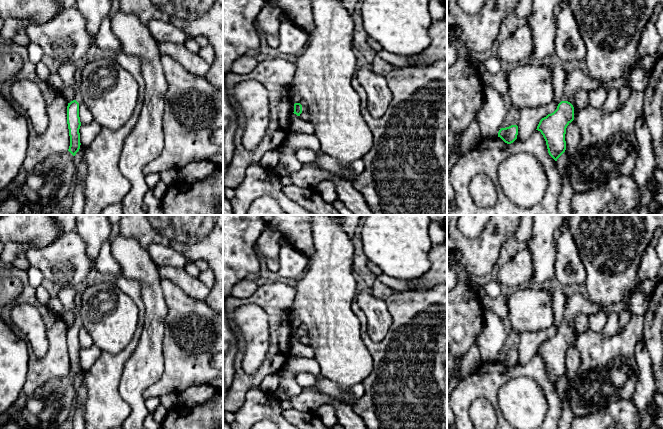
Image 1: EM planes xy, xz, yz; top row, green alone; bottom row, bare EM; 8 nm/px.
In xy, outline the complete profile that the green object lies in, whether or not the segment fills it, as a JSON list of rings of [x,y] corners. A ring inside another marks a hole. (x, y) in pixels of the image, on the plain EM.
[[[80,310],[75,313],[75,323],[68,327],[67,330],[67,348],[70,360],[70,370],[68,375],[75,380],[80,373],[80,357],[81,350],[79,341],[79,328],[82,326],[80,318]]]

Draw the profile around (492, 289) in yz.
[[[491,281],[484,286],[484,290],[491,298],[496,298],[501,294],[500,283],[497,281]]]

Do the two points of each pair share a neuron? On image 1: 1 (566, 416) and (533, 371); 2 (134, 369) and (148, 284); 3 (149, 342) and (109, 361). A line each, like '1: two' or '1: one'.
1: two
2: one
3: two

